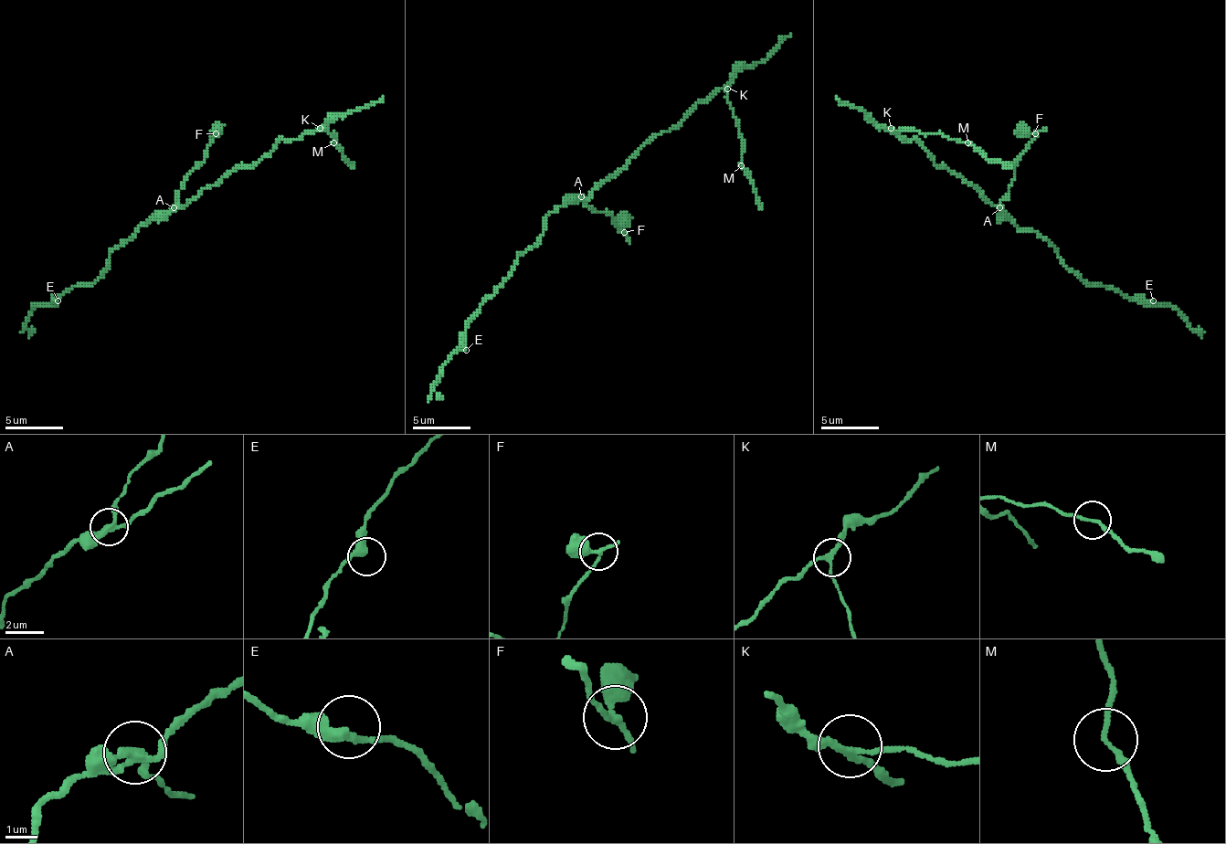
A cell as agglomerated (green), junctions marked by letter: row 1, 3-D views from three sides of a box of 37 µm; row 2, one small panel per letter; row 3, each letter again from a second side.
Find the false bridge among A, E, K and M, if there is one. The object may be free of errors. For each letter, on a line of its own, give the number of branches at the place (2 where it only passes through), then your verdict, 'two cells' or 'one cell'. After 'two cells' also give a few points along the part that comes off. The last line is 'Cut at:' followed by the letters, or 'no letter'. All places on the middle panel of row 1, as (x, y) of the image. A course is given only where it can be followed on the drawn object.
A: 3 branches meet; two cells; foreign part runs (581, 197), (595, 212), (607, 212), (618, 229), (627, 217)
E: 2 branches meet; one cell
K: 3 branches meet; one cell
M: 2 branches meet; one cell
Cut at: A

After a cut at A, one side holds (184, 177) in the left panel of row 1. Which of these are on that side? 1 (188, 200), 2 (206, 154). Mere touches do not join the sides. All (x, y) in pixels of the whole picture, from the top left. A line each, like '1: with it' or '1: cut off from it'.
1: cut off from it
2: with it

